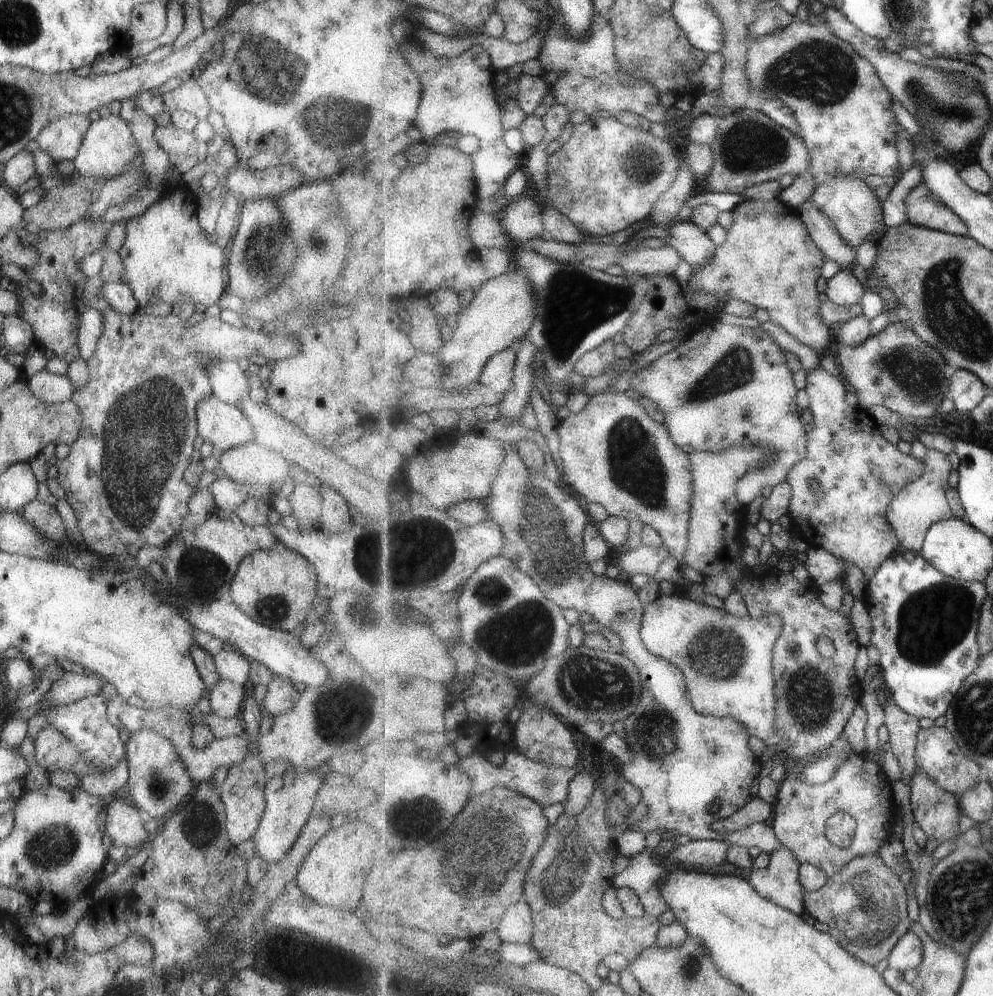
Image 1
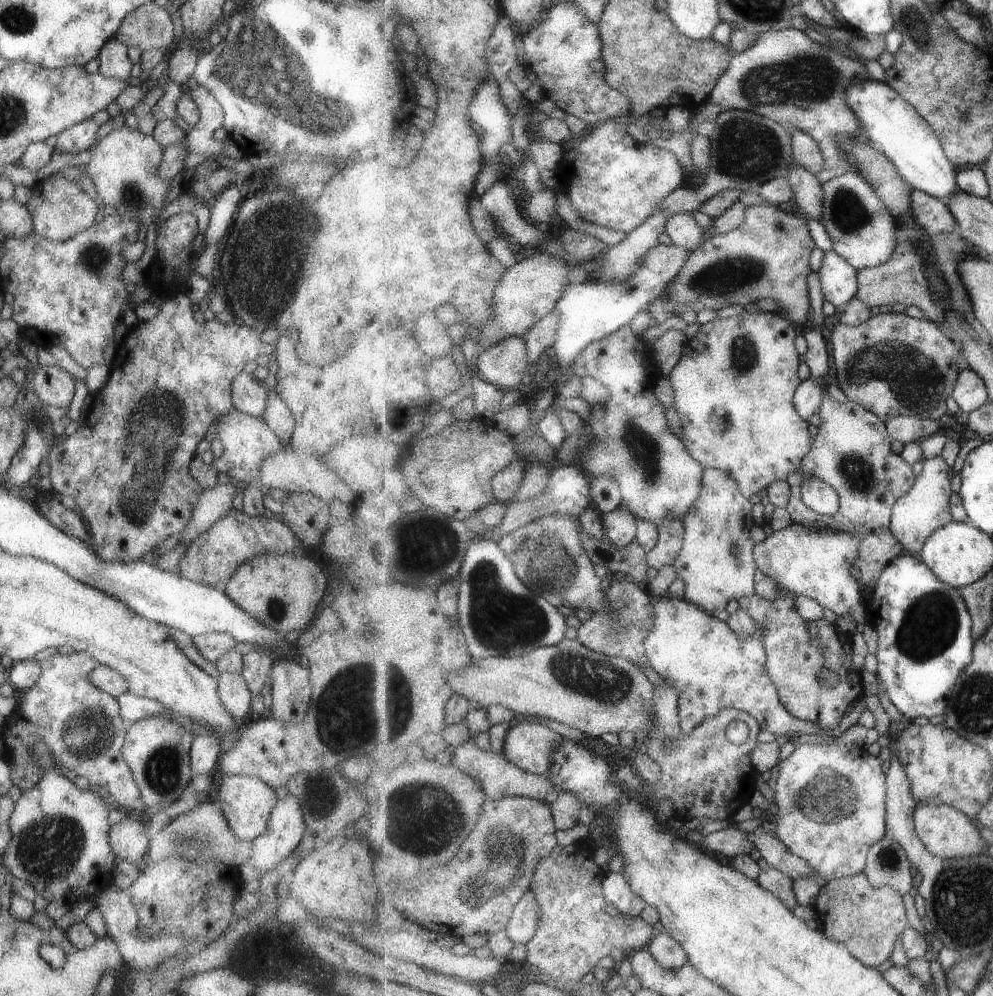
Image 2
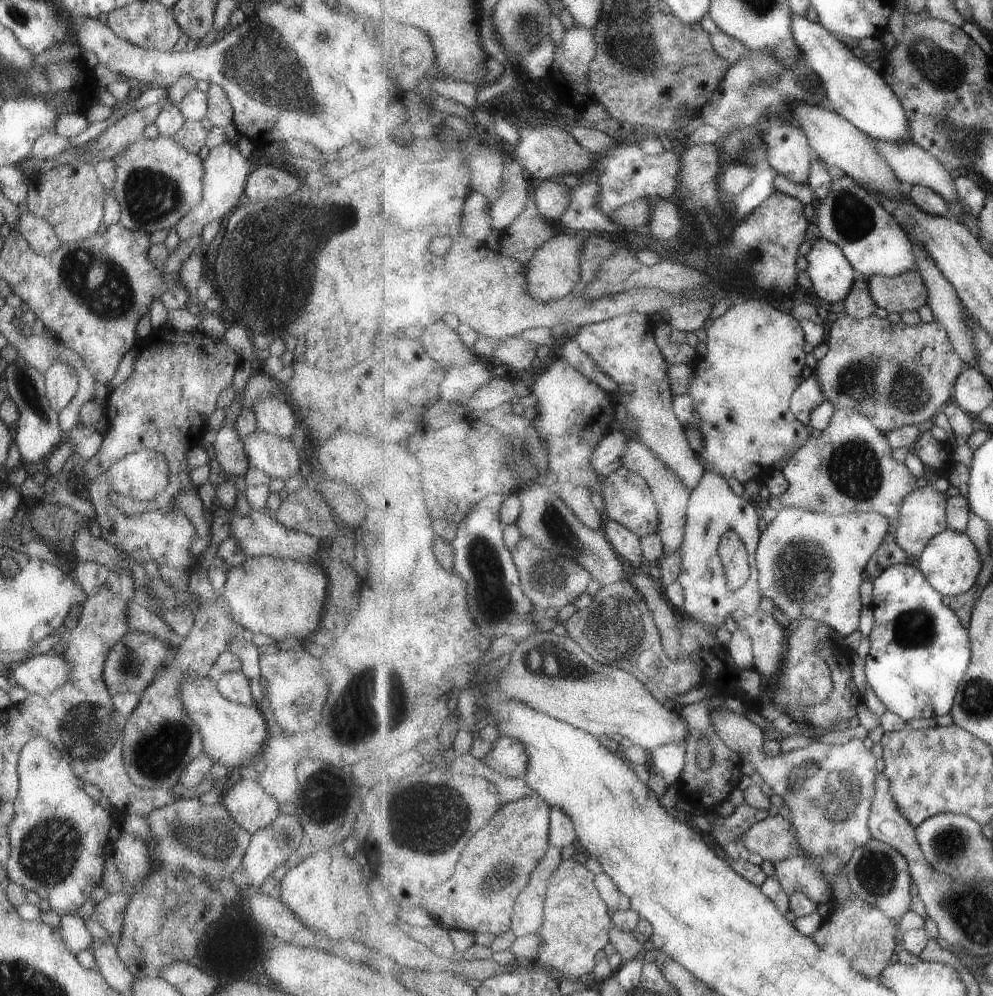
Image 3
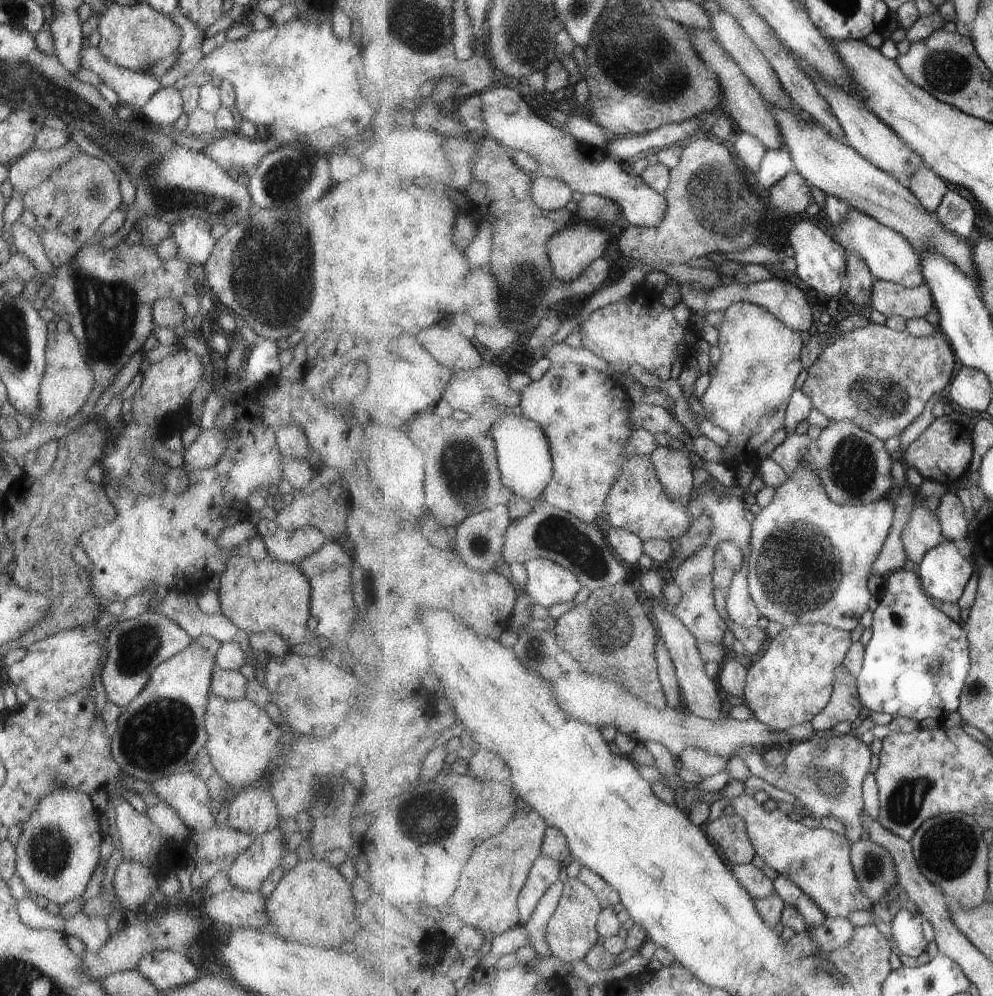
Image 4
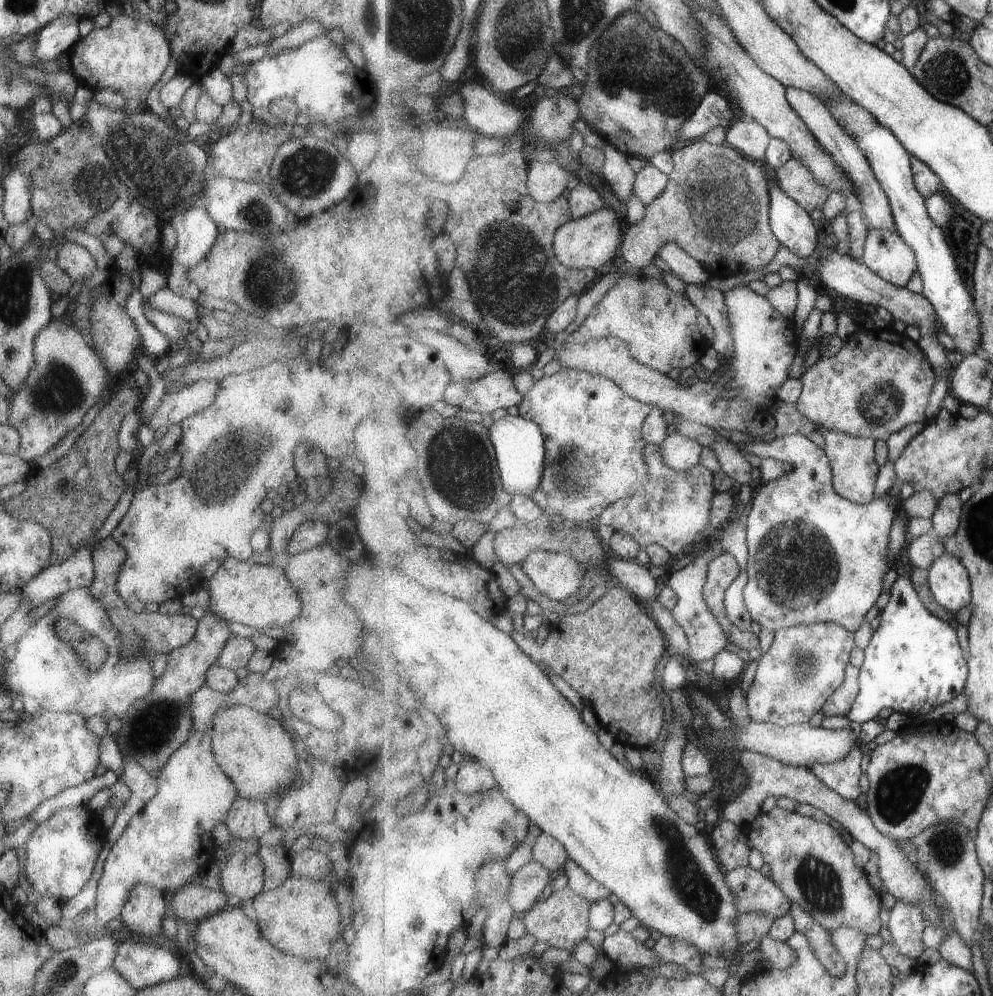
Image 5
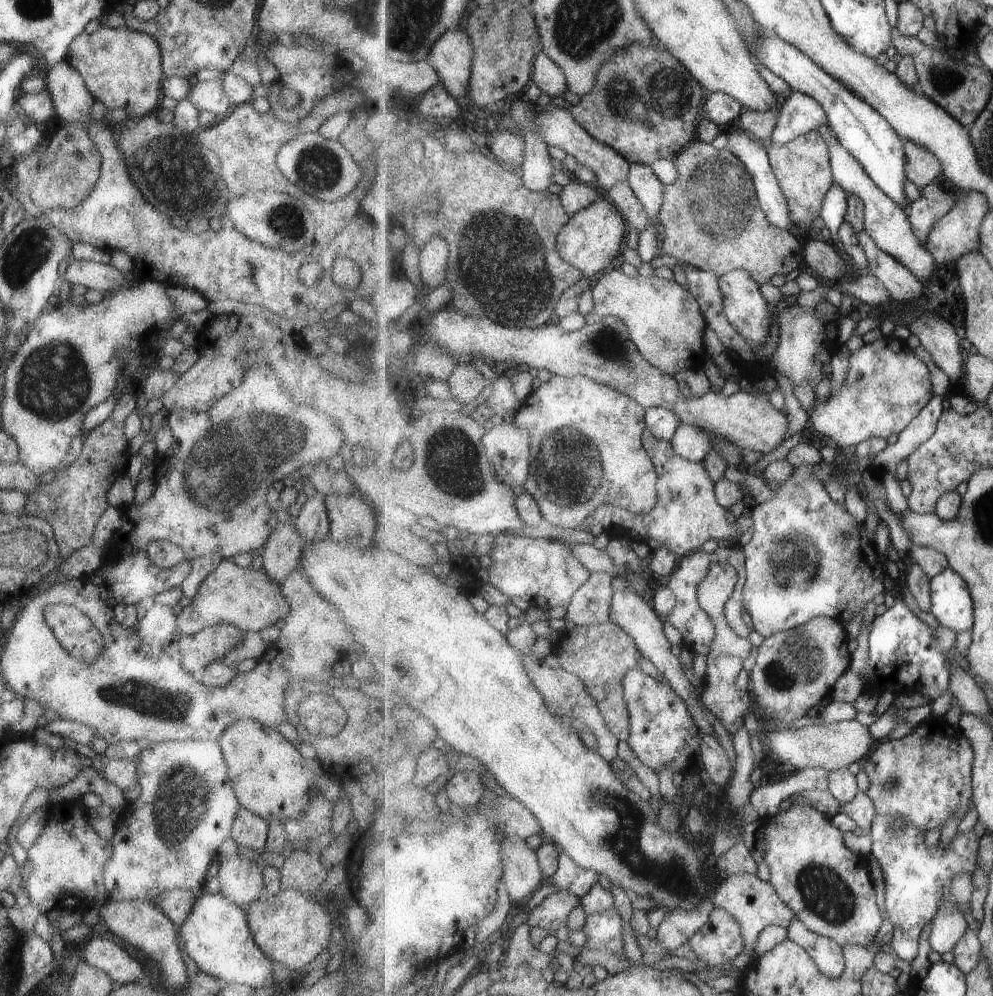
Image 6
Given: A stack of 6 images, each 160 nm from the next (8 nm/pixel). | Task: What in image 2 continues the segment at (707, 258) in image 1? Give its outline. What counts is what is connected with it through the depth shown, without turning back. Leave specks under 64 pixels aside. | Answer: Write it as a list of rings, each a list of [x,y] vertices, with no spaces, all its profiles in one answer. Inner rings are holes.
[[[693,213],[675,214],[667,222],[666,233],[672,243],[693,252],[705,242],[705,232]]]

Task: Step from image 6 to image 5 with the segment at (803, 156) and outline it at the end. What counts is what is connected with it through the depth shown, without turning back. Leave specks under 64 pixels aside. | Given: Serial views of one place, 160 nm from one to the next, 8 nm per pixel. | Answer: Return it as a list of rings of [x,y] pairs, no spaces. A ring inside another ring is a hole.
[[[791,158],[785,166],[776,170],[777,184],[806,209],[823,209],[831,190],[817,180],[815,174],[797,158]]]

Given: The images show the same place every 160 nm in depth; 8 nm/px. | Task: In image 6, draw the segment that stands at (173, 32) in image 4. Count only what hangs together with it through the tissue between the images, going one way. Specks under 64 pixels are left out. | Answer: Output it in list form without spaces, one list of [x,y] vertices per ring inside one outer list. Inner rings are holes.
[[[100,26],[93,32],[81,31],[73,37],[65,60],[83,79],[93,100],[107,109],[125,110],[129,121],[151,114],[164,76],[157,43],[148,35],[128,28]]]

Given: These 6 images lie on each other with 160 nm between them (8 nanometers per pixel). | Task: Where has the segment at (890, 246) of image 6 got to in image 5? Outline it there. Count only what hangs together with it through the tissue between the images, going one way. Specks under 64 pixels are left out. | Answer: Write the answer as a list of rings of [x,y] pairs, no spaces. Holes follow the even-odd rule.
[[[789,87],[786,92],[789,104],[791,104],[792,108],[797,110],[797,114],[807,122],[807,125],[811,128],[811,132],[813,132],[817,140],[821,142],[821,146],[827,150],[827,154],[831,154],[831,158],[833,158],[833,160],[839,164],[839,168],[849,176],[849,180],[853,180],[853,186],[857,188],[855,192],[857,192],[857,198],[859,198],[860,210],[868,218],[870,222],[869,228],[896,230],[896,222],[889,198],[887,194],[885,194],[885,190],[881,188],[879,180],[875,177],[871,162],[869,162],[863,150],[857,146],[855,138],[841,126],[841,122],[837,121],[835,114],[815,95],[795,87]]]

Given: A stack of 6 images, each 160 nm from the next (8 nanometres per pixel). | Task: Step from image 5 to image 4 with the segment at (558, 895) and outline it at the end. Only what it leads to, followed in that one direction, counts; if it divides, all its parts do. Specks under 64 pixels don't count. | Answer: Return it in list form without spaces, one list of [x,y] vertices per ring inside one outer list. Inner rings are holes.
[[[566,878],[564,891],[555,914],[550,918],[547,928],[547,942],[553,956],[566,963],[582,958],[599,942],[598,918],[603,910],[596,893],[579,878]]]

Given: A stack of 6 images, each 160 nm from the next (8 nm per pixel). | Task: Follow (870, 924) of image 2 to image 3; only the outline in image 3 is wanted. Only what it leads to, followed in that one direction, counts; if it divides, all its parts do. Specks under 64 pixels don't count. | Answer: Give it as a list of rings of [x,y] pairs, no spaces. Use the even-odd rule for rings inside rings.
[[[855,894],[850,900],[833,906],[833,912],[824,925],[810,937],[830,953],[841,953],[853,968],[867,978],[879,980],[883,971],[891,964],[896,953],[897,925],[880,908],[870,905]]]

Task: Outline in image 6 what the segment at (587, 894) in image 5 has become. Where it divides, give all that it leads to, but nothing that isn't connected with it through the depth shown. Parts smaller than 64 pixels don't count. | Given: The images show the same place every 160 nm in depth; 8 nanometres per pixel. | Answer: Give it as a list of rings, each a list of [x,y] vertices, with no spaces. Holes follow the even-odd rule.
[[[562,851],[559,868],[552,878],[559,890],[584,897],[599,882],[597,874],[594,870],[578,865],[568,852]]]

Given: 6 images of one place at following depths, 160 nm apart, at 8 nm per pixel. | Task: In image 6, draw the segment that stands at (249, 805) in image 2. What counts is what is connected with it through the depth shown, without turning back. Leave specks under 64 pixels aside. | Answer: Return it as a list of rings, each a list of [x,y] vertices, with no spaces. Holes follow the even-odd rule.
[[[240,807],[237,808],[231,824],[230,838],[235,841],[238,849],[261,853],[266,842],[267,830],[267,823],[263,818],[254,816]]]

